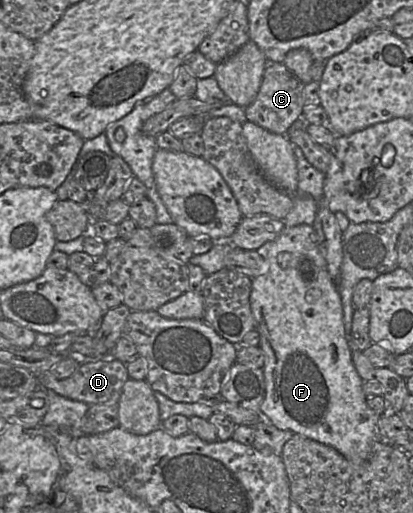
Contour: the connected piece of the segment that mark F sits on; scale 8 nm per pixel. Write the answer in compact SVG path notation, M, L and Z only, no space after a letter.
M301 224L290 228L284 228L280 235L271 242L269 248L265 248L265 273L252 278L250 293L250 309L255 321L255 329L259 333L259 345L264 355L264 383L265 395L260 405L260 415L273 424L276 428L283 431L291 431L294 434L302 435L311 440L328 445L336 449L347 460L352 463L360 464L370 457L374 443L379 439L377 424L382 415L377 414L366 404L367 397L362 390L363 380L358 375L352 359L351 349L348 345L343 323L343 309L341 296L338 286L331 278L327 270L324 257L319 252L316 245L316 235L312 225Z

